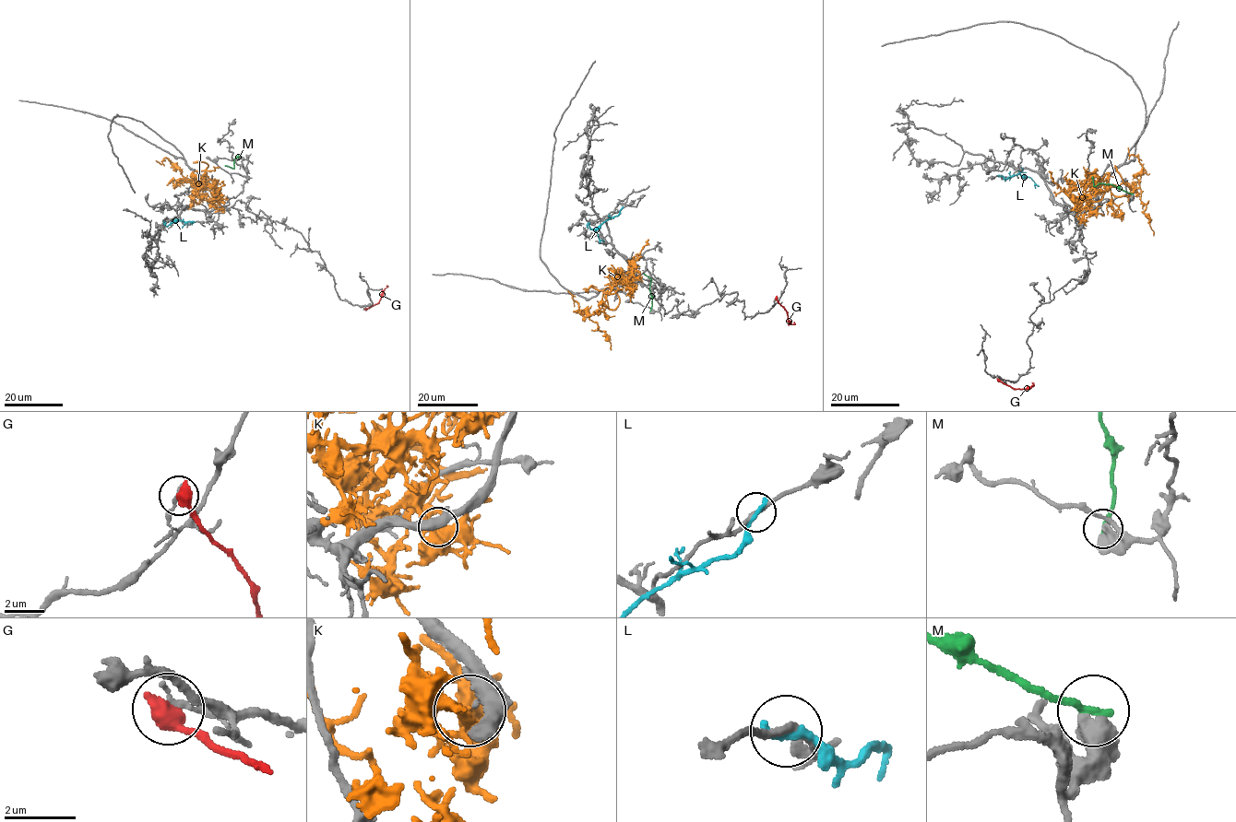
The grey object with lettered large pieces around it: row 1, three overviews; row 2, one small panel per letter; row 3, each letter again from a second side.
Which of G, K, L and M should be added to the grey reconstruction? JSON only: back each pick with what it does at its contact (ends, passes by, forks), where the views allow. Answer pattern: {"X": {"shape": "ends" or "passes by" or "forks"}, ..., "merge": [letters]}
{"merge": []}

